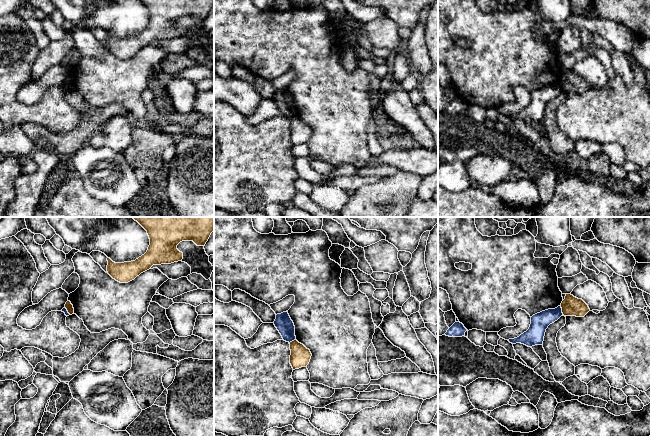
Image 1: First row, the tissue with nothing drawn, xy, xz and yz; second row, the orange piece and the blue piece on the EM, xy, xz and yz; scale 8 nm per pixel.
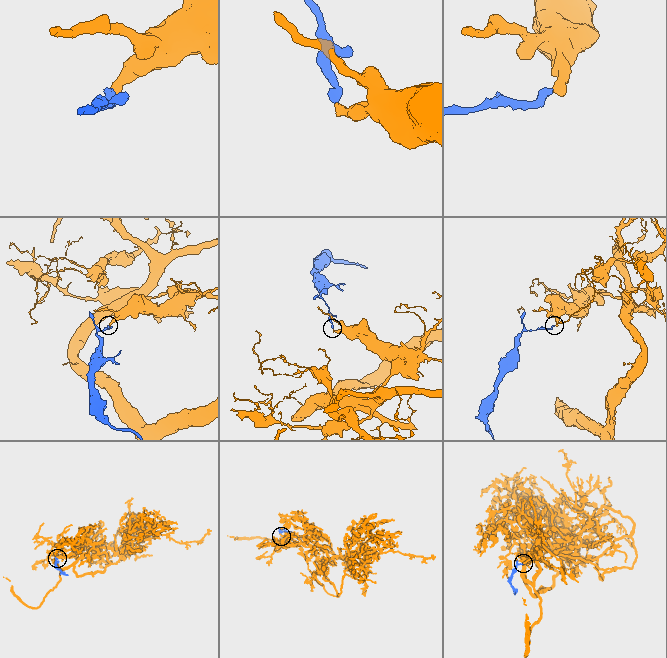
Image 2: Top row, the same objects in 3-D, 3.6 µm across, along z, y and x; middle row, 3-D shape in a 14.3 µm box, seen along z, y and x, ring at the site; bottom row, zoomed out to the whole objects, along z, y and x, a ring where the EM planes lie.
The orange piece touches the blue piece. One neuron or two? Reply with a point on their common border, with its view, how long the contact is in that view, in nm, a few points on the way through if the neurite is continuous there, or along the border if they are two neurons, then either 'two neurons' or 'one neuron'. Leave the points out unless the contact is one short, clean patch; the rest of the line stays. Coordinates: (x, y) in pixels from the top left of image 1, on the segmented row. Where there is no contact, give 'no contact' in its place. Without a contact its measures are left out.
contact yz (562, 310); length 80 nm; border yz (560, 306), (563, 314); two neurons

